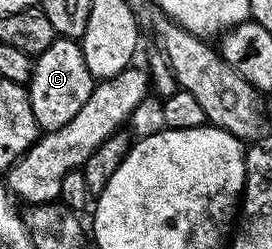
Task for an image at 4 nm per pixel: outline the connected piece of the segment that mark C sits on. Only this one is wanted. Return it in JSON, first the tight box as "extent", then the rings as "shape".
{"extent":[27,37,94,130],"shape":[[[58,37],[51,43],[51,47],[47,47],[47,51],[36,54],[33,74],[27,88],[38,130],[58,129],[71,123],[71,119],[75,119],[75,114],[79,112],[79,107],[83,107],[83,103],[87,103],[87,99],[93,94],[94,84],[94,77],[87,69],[84,53],[76,40]]]}

